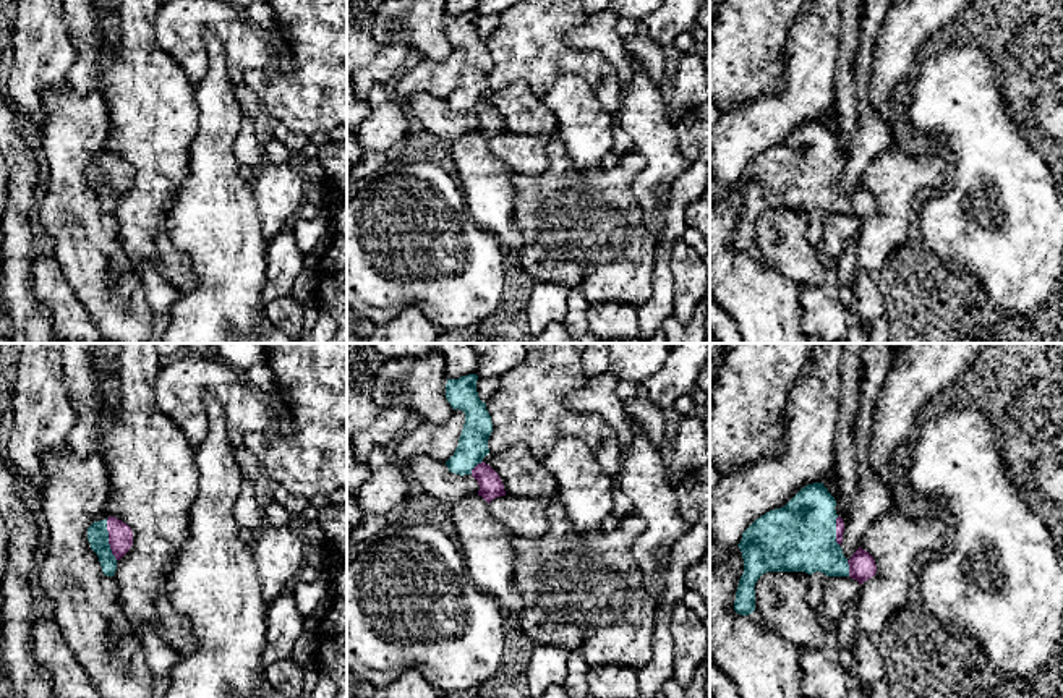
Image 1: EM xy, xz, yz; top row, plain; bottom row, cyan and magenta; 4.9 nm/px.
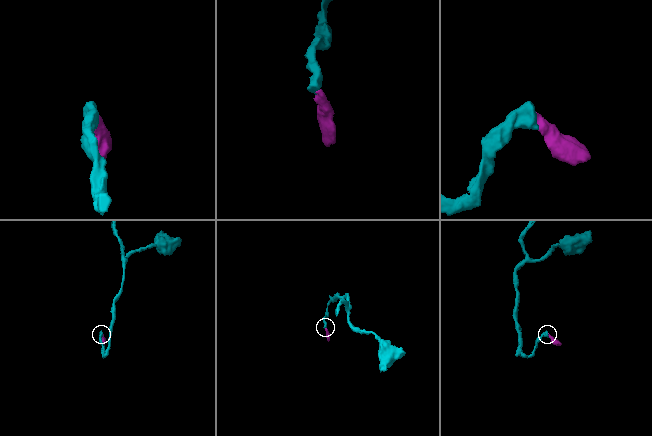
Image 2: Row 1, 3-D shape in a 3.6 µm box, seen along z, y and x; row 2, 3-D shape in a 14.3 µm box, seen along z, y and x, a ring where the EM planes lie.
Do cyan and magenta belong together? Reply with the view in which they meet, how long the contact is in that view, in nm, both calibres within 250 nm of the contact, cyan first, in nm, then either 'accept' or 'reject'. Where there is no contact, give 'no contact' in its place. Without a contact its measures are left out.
xy | 220 nm | 110/130 nm | accept

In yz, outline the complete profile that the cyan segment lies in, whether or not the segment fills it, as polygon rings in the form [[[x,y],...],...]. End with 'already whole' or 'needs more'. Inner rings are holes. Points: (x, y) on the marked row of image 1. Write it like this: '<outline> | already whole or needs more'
[[[823,486],[802,487],[784,507],[757,518],[737,544],[744,573],[736,591],[734,611],[755,611],[755,583],[766,572],[822,572],[826,577],[851,577],[862,585],[875,577],[873,557],[859,547],[847,560],[841,543],[844,521],[836,515],[836,500]]] | needs more

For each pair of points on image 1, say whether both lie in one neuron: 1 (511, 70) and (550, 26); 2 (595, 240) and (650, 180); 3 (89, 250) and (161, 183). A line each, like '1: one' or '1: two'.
1: one
2: two
3: two

